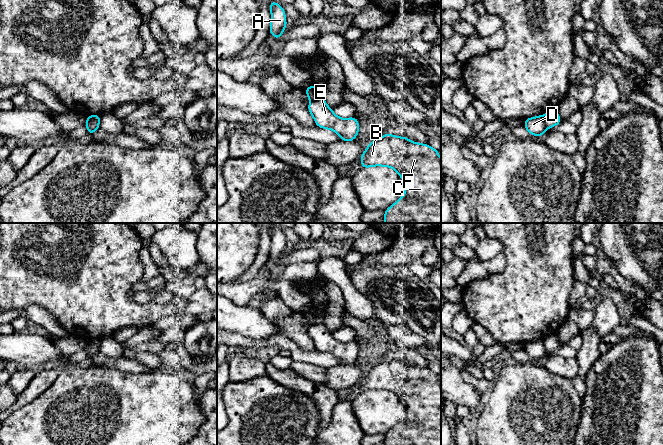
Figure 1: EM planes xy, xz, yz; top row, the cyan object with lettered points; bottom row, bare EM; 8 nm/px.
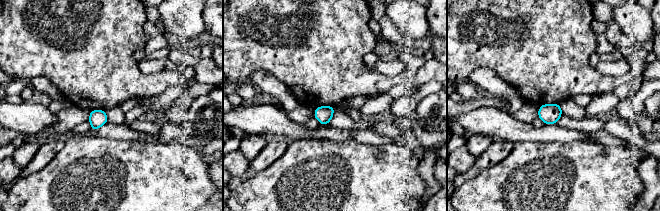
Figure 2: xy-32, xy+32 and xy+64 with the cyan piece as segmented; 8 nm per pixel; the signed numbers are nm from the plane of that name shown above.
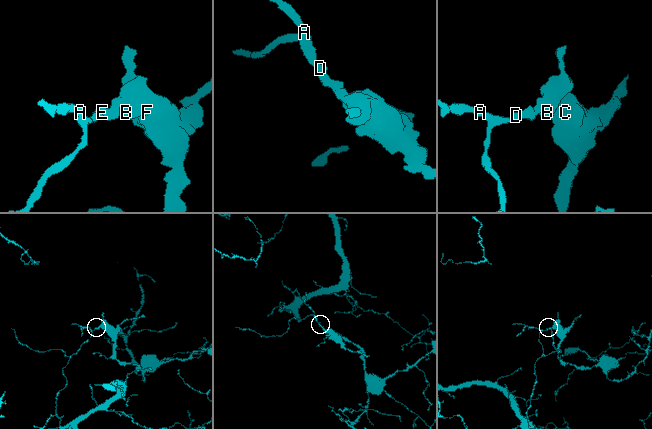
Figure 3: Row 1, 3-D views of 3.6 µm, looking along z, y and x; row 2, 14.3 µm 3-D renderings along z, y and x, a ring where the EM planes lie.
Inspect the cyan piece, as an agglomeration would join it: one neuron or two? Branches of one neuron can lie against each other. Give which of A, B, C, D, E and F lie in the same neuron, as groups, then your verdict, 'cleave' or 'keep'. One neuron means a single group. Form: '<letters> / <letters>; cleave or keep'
A D / B C E F; cleave

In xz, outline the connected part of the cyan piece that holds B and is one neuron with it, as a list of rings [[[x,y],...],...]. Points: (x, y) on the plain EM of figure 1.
[[[388,357],[370,366],[360,385],[362,392],[393,392],[403,403],[405,417],[385,434],[384,445],[441,445],[441,382],[438,374]]]

